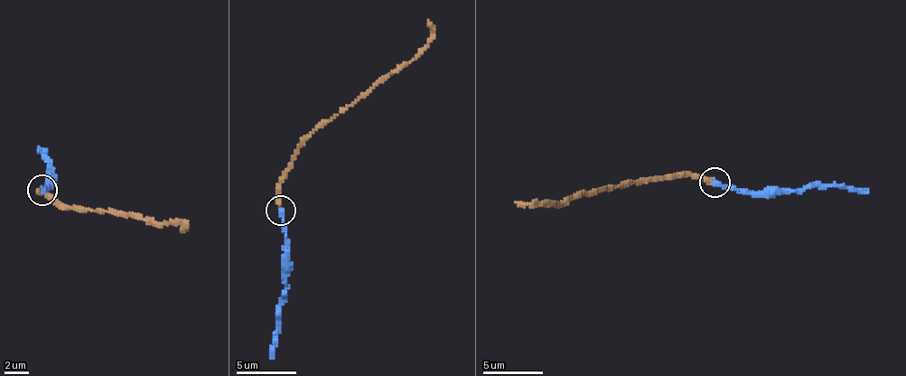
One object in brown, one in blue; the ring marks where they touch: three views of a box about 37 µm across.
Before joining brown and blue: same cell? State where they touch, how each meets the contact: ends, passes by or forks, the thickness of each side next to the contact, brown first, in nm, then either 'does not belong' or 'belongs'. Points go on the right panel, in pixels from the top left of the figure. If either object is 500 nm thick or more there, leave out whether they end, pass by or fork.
place (714, 183); brown ends; blue ends; calibres 280 and 320 nm; belongs

